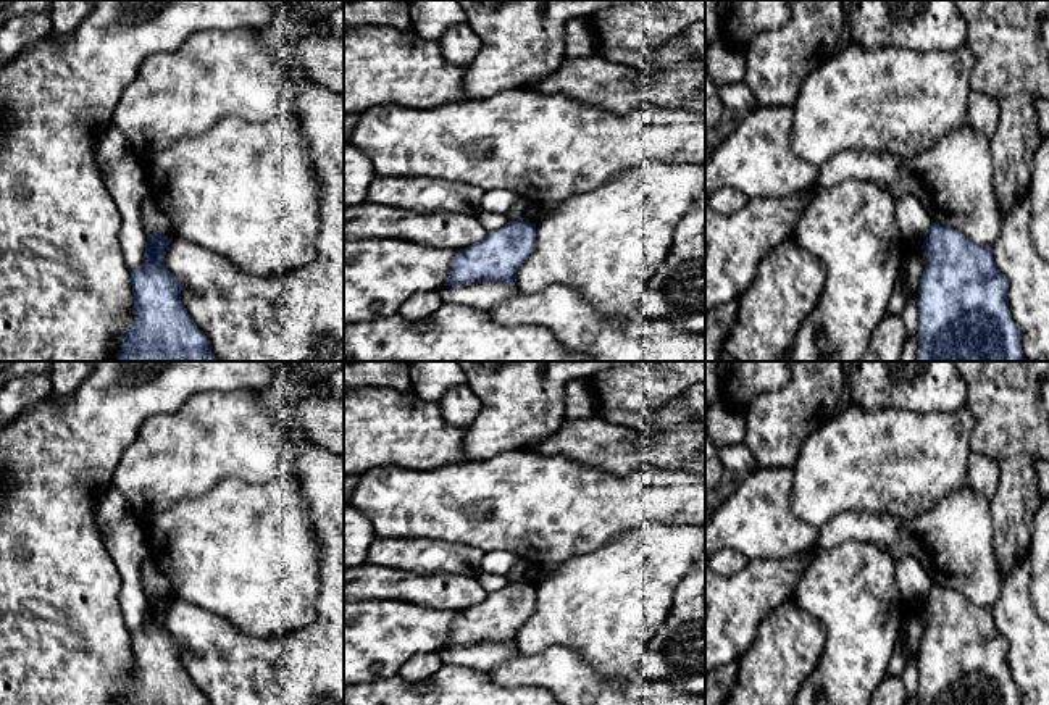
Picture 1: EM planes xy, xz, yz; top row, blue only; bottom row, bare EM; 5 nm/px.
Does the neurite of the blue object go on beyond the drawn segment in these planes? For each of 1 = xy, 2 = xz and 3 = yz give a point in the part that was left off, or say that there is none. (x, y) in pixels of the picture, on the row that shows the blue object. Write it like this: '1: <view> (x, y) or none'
1: none
2: none
3: none

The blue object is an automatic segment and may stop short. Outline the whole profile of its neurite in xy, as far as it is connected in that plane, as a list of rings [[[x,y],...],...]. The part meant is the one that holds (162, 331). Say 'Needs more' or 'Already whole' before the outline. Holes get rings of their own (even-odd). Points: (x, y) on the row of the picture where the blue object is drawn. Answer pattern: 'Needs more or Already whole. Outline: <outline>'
Already whole. Outline: [[[148,234],[144,261],[131,271],[136,321],[123,332],[116,361],[219,361],[181,302],[181,281],[165,265],[171,239]]]

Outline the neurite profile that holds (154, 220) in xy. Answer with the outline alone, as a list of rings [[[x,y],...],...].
[[[147,195],[140,202],[140,223],[145,234],[165,234],[174,237],[169,218],[161,211],[152,195]]]

